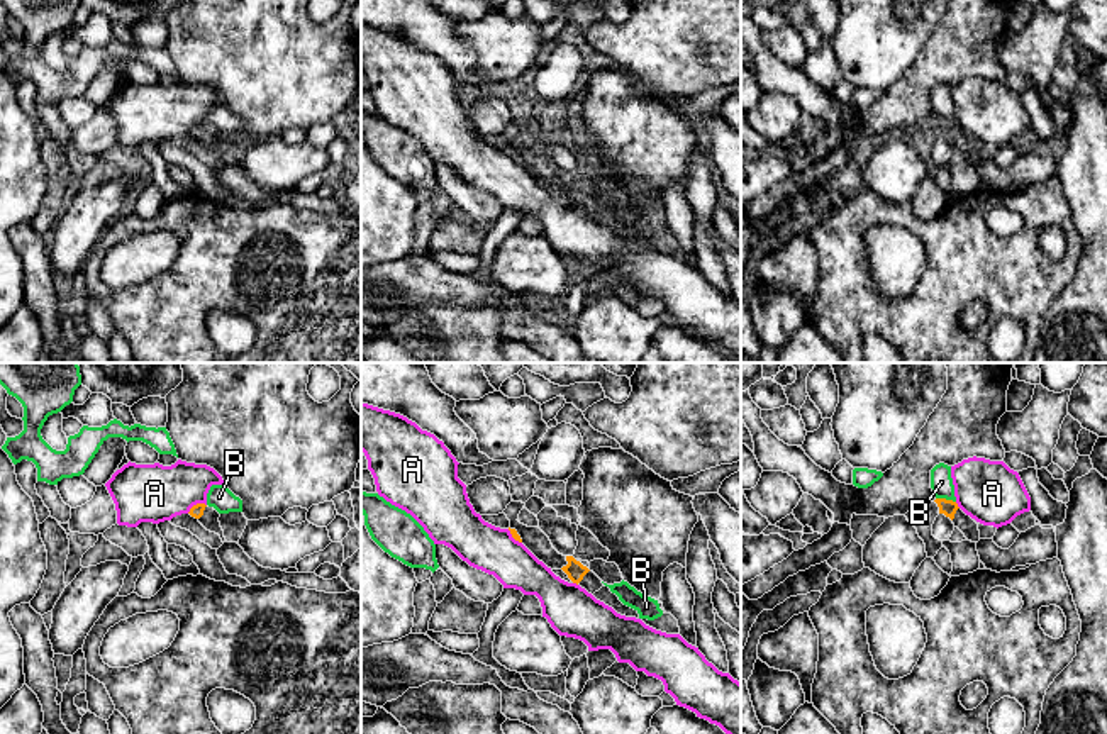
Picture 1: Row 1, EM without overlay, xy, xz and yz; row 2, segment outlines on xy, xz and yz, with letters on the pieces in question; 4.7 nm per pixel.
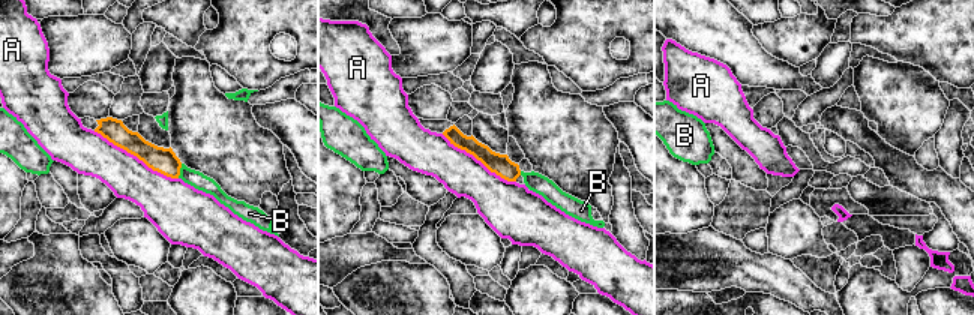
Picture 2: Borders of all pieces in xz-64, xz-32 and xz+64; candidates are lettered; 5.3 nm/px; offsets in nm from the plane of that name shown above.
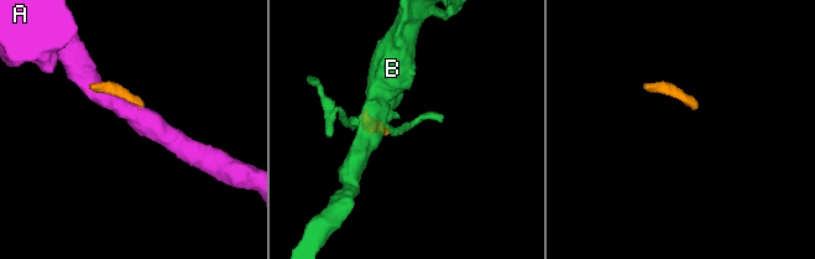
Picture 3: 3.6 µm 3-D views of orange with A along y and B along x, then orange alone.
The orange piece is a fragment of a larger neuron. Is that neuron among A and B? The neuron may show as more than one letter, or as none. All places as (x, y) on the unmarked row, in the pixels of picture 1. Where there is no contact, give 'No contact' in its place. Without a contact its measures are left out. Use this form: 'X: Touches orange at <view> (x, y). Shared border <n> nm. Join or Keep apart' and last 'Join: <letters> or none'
A: Touches orange at xy (197, 124). Shared border 100 nm. Keep apart
B: Touches orange at yz (945, 119). Shared border 100 nm. Keep apart
Join: none

